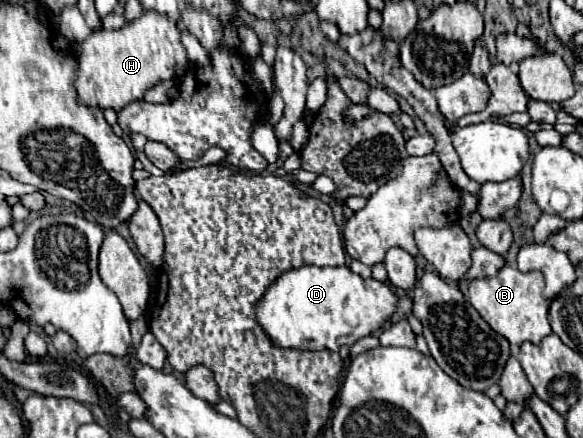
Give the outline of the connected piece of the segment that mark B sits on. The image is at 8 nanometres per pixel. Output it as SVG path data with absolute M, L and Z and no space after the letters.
M504 266L494 276L472 280L468 288L470 288L470 304L490 324L490 328L502 334L512 346L520 346L526 340L530 340L532 344L538 344L544 336L552 332L548 324L550 302L542 294L544 290L542 272L532 270L524 274L518 268Z

